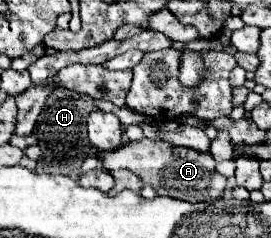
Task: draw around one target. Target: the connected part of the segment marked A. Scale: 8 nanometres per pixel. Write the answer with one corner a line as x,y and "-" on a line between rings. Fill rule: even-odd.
144,137
140,141
130,141
114,151
102,151
98,153
98,157
106,171
128,169
134,175
138,175
146,185
154,187
158,195
164,197
200,203
200,201
220,199
222,193
226,191
226,177
216,171
216,161
212,159
212,155
200,153
196,149
172,147
164,145
164,141
152,141

